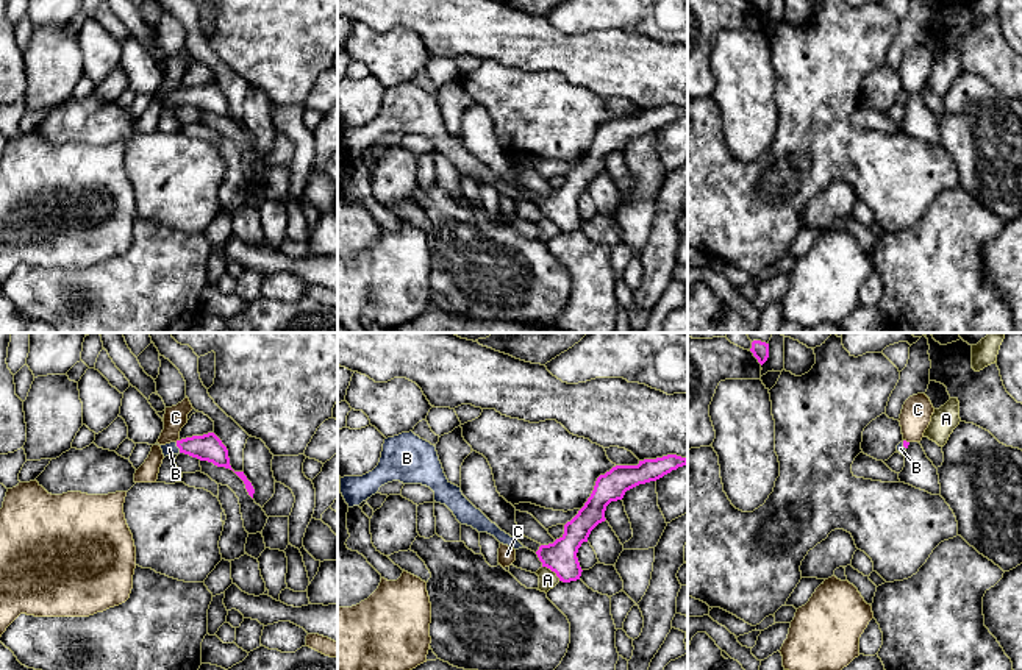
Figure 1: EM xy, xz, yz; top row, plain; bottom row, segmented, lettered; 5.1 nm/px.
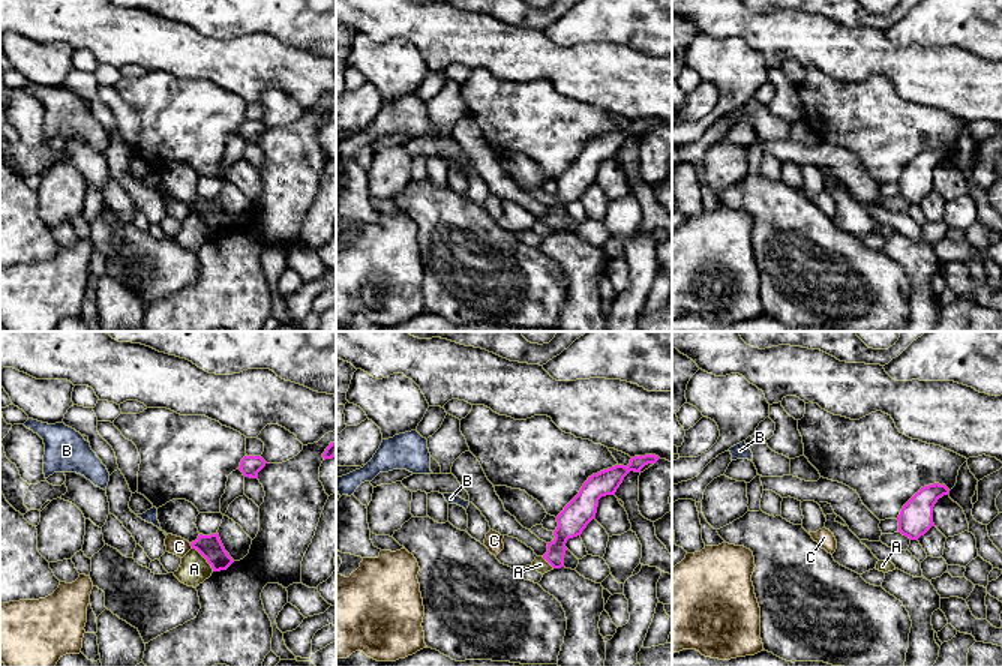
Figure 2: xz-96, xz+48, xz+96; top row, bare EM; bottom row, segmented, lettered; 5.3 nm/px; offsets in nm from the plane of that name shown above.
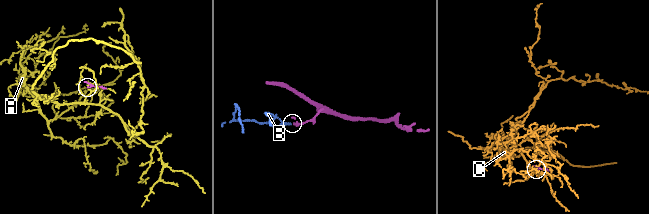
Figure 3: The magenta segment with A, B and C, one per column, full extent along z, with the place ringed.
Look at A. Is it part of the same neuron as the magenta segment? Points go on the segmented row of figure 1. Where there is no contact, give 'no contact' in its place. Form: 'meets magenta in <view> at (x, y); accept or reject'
meets magenta in xz at (552, 570); reject

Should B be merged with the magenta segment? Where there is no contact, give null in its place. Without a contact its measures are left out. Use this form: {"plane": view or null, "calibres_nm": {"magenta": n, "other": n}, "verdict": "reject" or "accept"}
{"plane": "xy", "calibres_nm": {"magenta": 140, "other": 60}, "verdict": "accept"}

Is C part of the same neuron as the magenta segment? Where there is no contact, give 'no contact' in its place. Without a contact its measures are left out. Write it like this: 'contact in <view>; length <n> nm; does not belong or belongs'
contact in yz; length 40 nm; does not belong

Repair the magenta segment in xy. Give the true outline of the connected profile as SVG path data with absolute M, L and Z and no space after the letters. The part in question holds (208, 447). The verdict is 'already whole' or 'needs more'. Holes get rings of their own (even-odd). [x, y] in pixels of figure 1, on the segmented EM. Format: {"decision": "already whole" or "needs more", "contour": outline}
{"decision": "needs more", "contour": "M214 433L186 437L159 447L163 450L164 458L169 454L184 453L200 461L213 462L217 467L233 470L230 465L227 447Z"}

